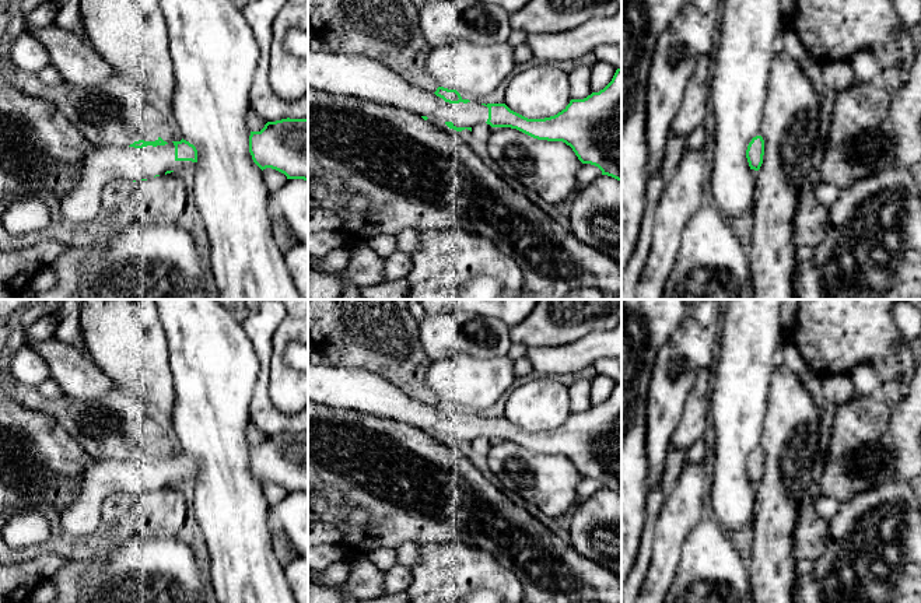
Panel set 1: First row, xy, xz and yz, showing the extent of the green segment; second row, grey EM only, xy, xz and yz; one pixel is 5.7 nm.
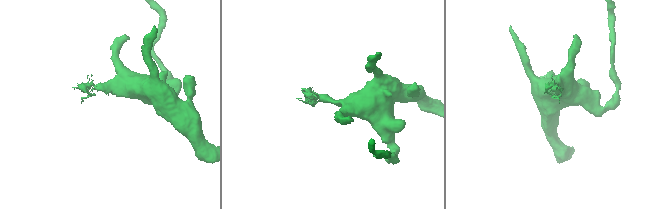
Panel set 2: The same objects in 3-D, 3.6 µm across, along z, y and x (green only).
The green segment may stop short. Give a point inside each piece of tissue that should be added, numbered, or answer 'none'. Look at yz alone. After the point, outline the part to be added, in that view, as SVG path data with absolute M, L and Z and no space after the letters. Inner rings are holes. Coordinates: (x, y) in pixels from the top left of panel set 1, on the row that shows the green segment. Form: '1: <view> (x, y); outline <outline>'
none

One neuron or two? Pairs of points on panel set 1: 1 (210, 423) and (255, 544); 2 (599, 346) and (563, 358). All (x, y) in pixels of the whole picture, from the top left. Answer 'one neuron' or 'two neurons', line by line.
1: one neuron
2: one neuron

